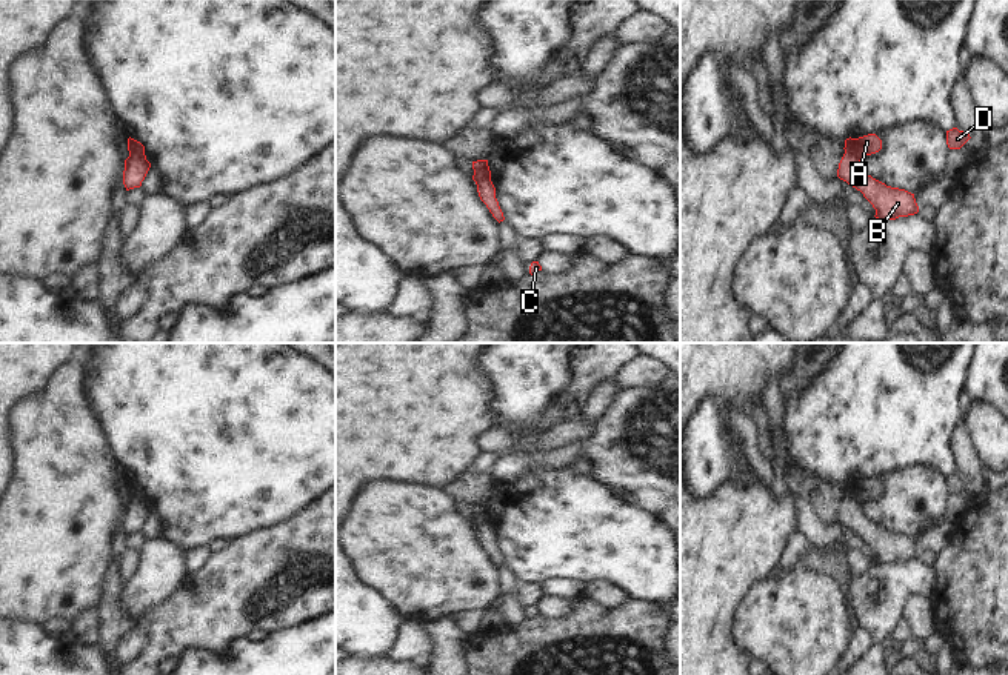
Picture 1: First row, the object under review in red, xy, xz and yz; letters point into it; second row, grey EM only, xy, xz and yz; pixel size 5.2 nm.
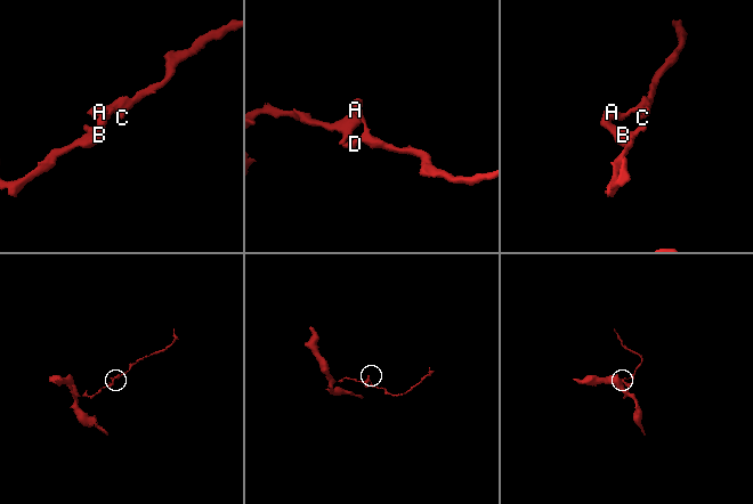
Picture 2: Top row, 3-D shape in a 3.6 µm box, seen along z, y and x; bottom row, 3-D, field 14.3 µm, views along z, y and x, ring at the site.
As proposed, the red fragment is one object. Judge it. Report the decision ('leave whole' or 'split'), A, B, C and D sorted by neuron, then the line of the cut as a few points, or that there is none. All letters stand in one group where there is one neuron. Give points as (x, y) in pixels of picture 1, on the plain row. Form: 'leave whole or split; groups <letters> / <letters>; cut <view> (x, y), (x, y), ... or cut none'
split; groups A C D / B; cut xz (487, 508), (474, 518)

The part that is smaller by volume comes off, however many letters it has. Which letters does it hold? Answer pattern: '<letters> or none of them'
A, C, D

